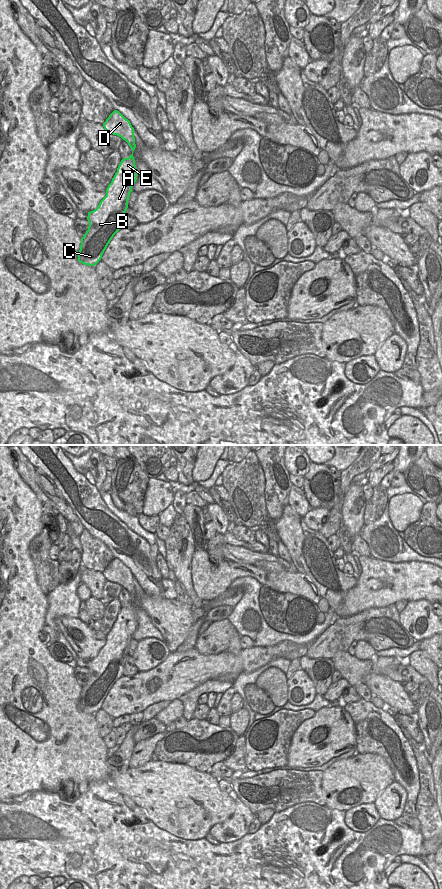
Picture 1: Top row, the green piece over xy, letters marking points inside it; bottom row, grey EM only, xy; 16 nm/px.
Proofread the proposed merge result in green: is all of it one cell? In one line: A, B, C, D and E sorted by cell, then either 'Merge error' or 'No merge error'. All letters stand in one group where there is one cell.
Groups: A B C D E. No merge error.

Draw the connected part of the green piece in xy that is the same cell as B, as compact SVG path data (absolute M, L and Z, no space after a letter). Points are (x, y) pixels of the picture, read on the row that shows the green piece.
M114 110L103 123L103 127L107 133L125 140L132 149L132 154L121 160L106 189L106 196L95 210L88 212L89 226L81 238L78 261L89 266L95 266L101 260L114 235L123 228L129 196L138 176L133 157L136 148L135 131L130 121Z

